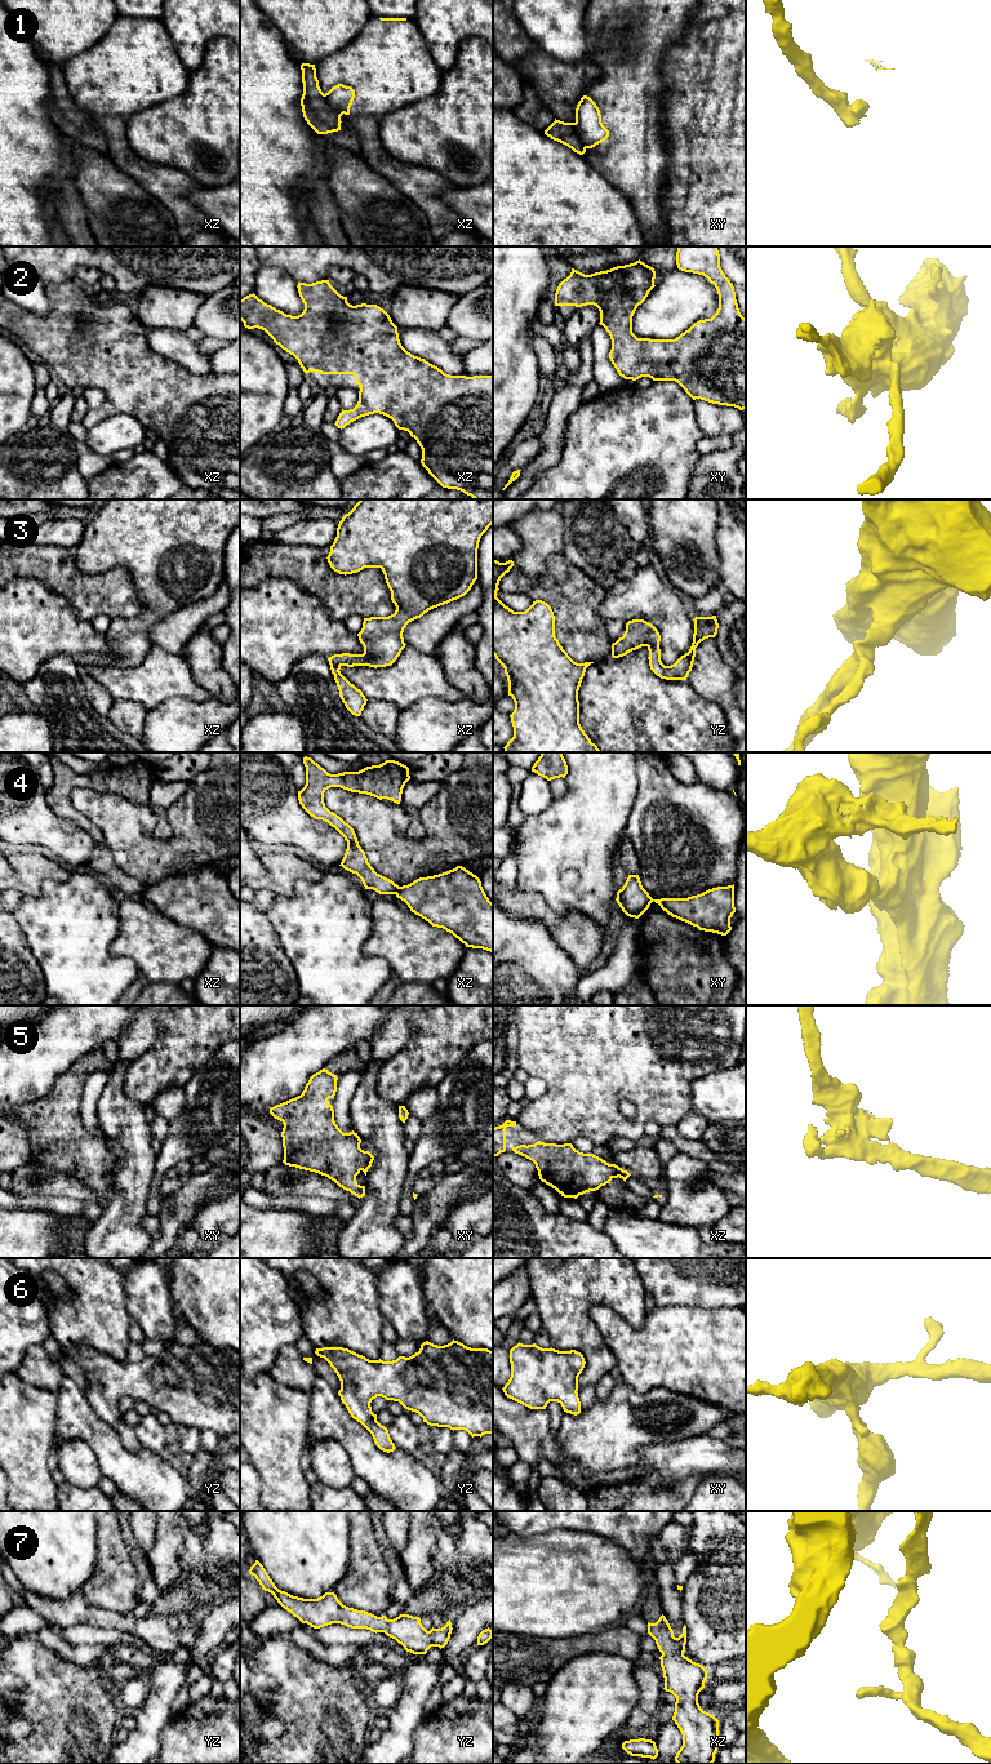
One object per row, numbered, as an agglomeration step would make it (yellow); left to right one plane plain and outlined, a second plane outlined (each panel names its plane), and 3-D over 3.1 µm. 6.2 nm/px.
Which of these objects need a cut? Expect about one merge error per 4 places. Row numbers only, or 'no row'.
1, 4

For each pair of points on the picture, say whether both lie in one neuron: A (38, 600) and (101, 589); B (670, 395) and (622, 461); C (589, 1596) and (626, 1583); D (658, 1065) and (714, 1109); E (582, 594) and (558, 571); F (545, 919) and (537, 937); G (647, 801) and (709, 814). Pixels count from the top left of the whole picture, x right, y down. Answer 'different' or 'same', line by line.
A: different
B: same
C: same
D: different
E: same
F: different
G: same

